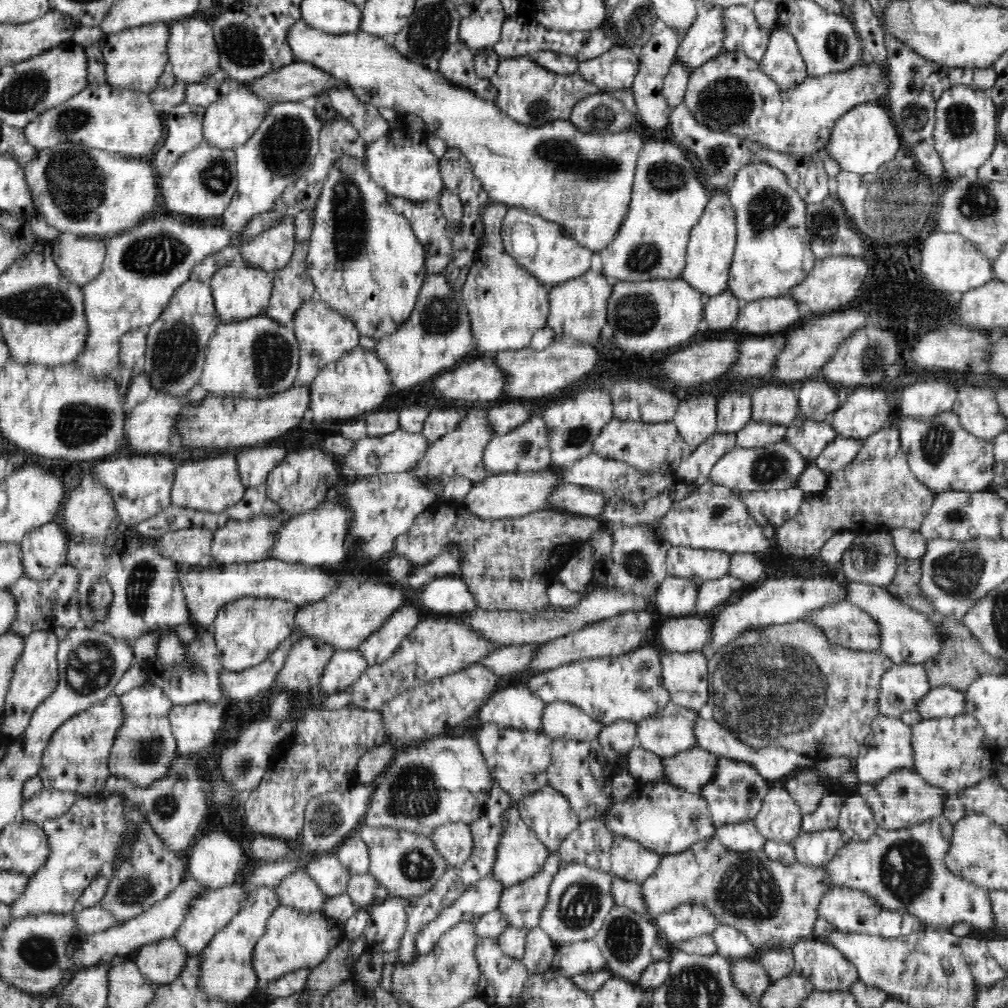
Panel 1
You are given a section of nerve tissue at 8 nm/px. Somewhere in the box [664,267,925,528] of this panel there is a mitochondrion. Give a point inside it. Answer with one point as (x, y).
(767, 469)

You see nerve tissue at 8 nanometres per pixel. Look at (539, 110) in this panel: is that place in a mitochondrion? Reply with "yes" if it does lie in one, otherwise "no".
yes

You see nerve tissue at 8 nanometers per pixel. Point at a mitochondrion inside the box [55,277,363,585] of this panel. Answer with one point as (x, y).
(176, 349)

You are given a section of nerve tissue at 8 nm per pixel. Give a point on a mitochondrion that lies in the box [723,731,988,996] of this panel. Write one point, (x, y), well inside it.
(908, 868)

